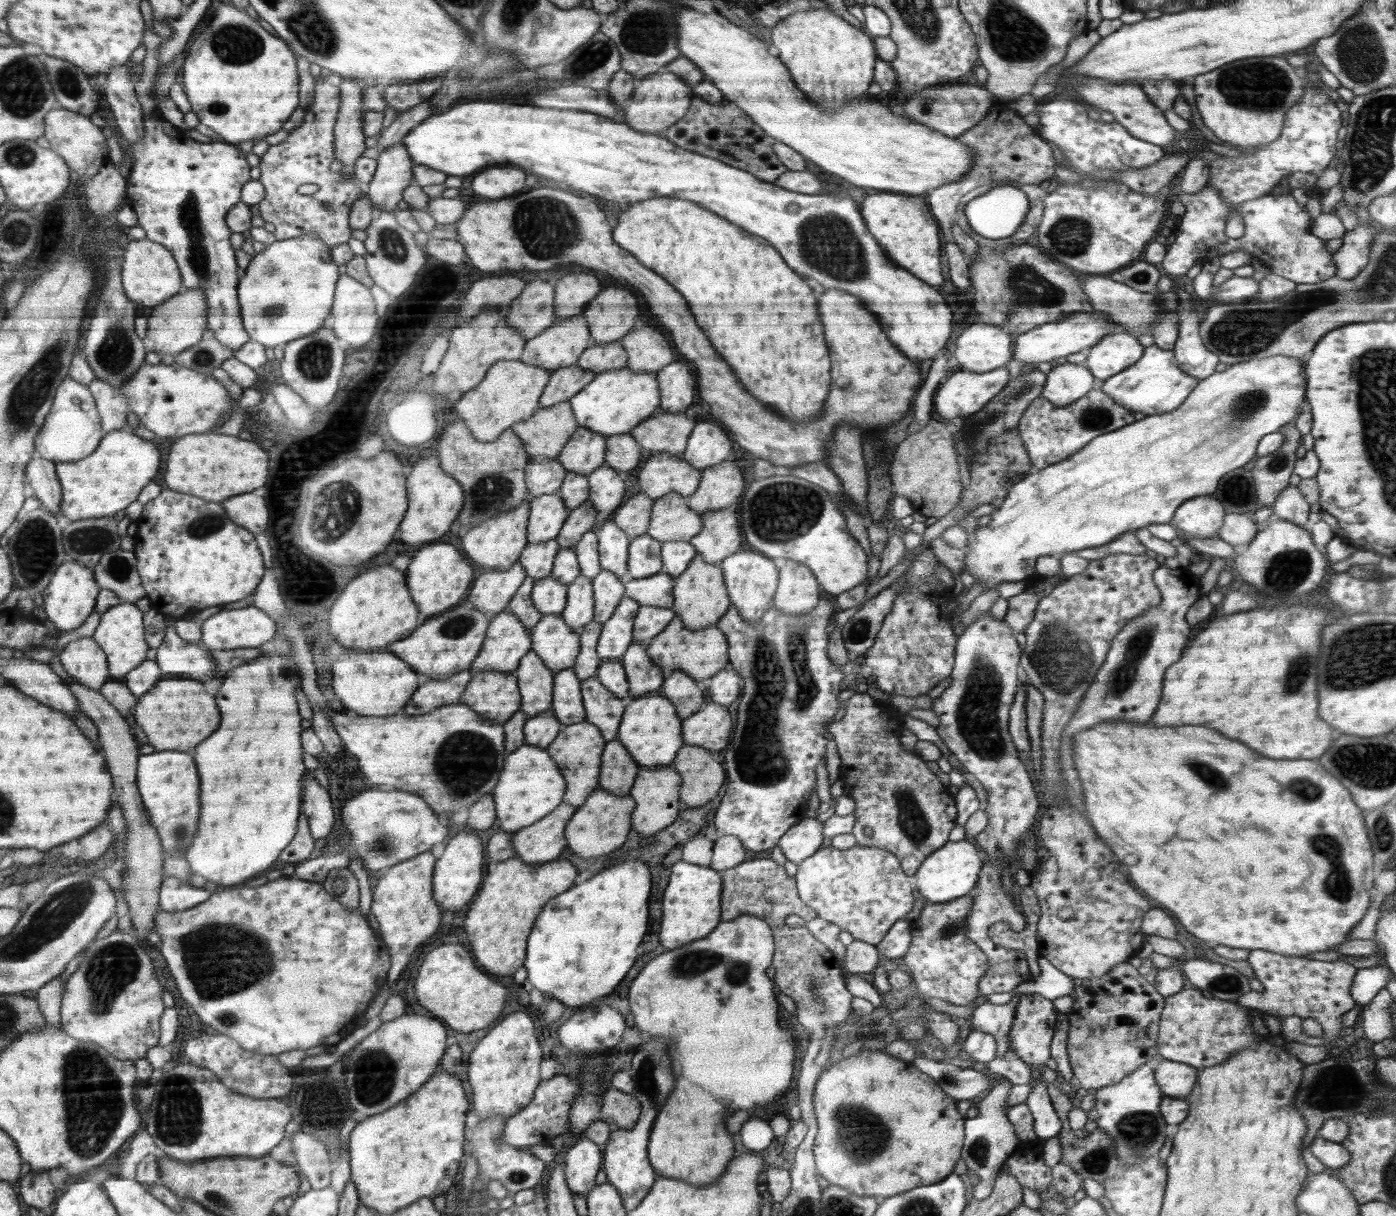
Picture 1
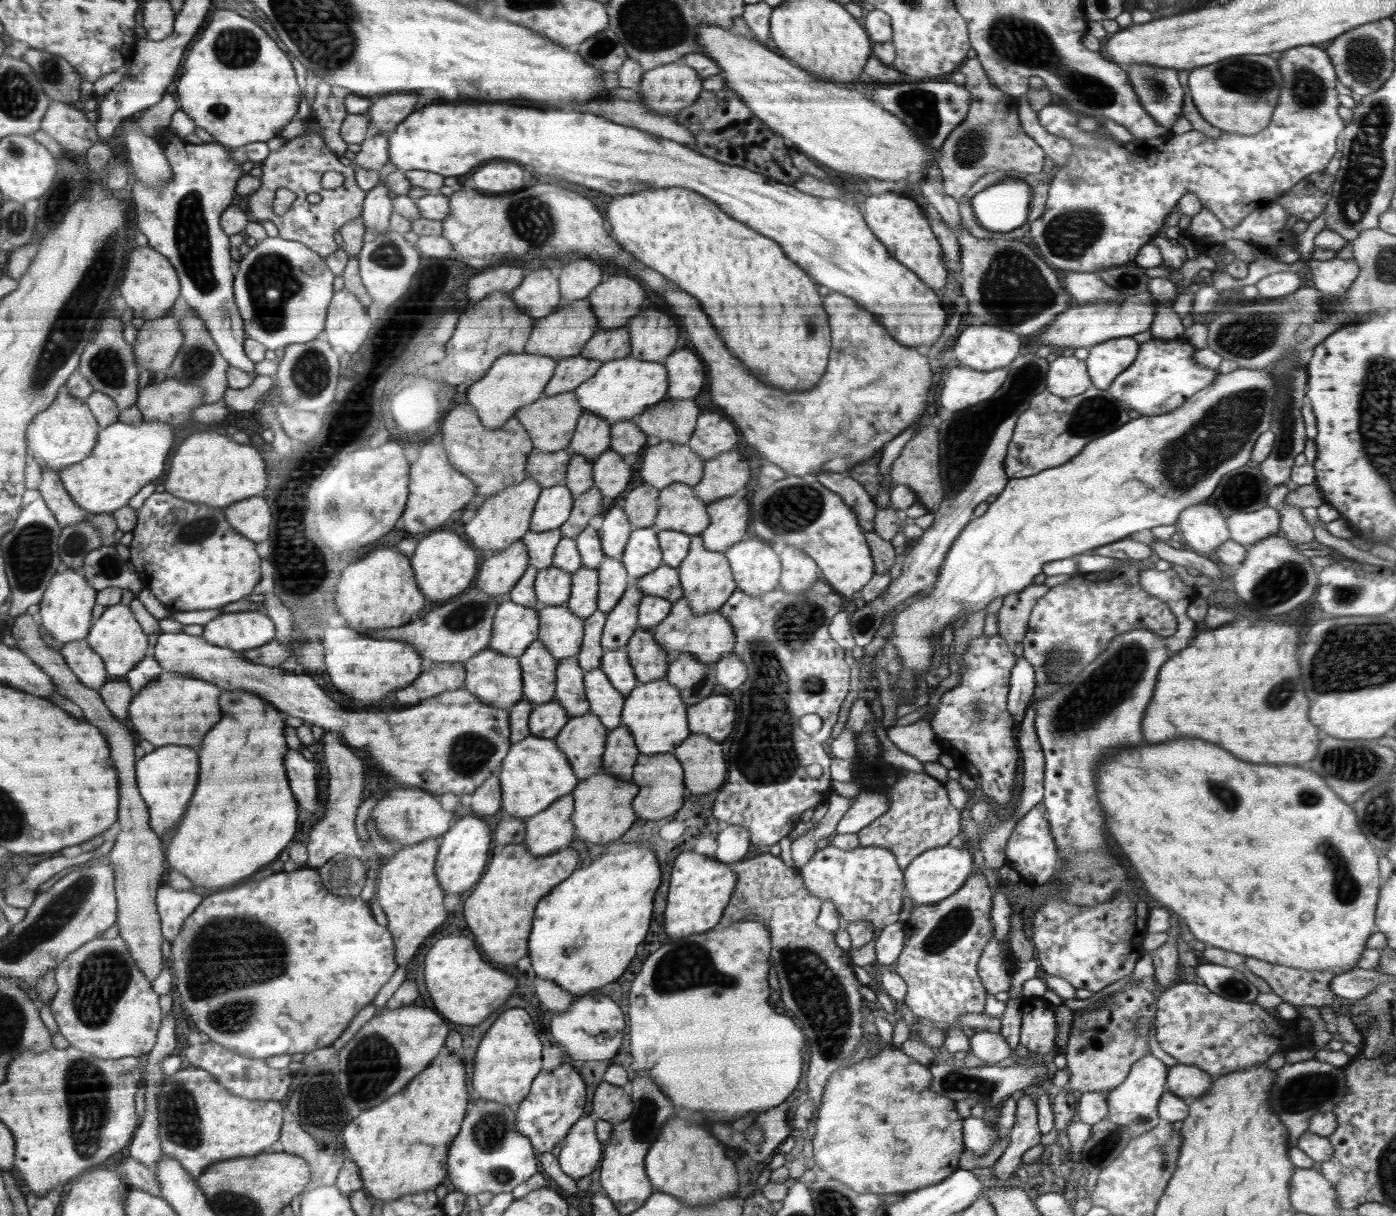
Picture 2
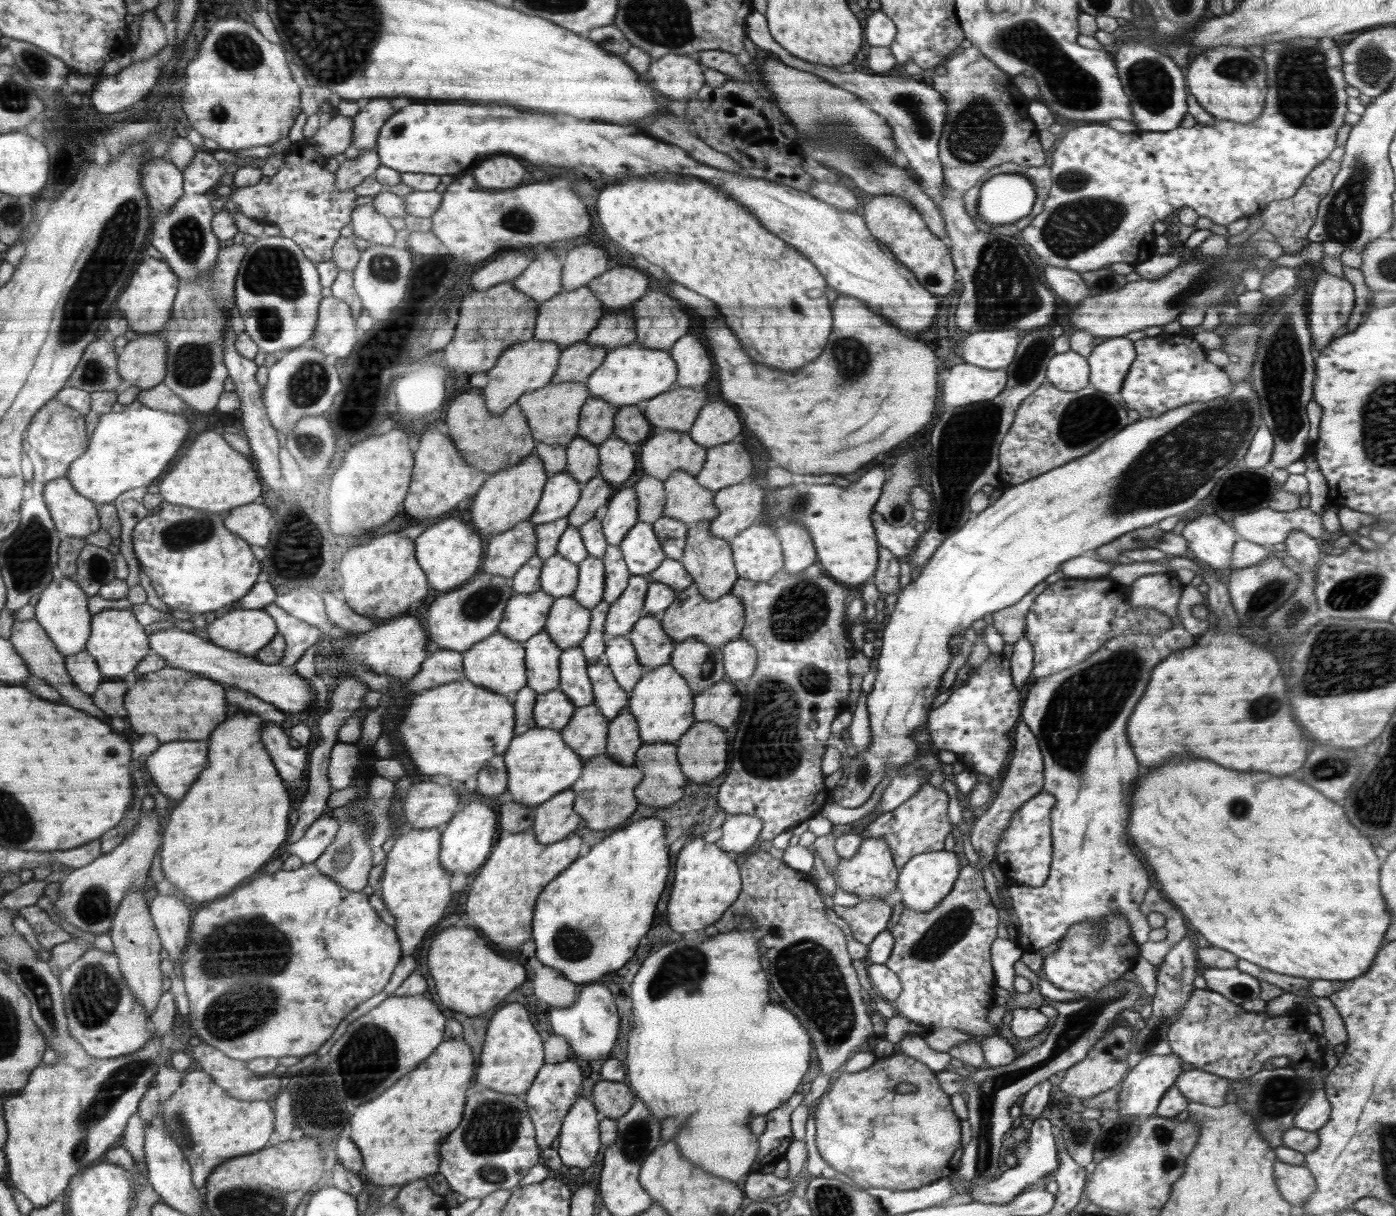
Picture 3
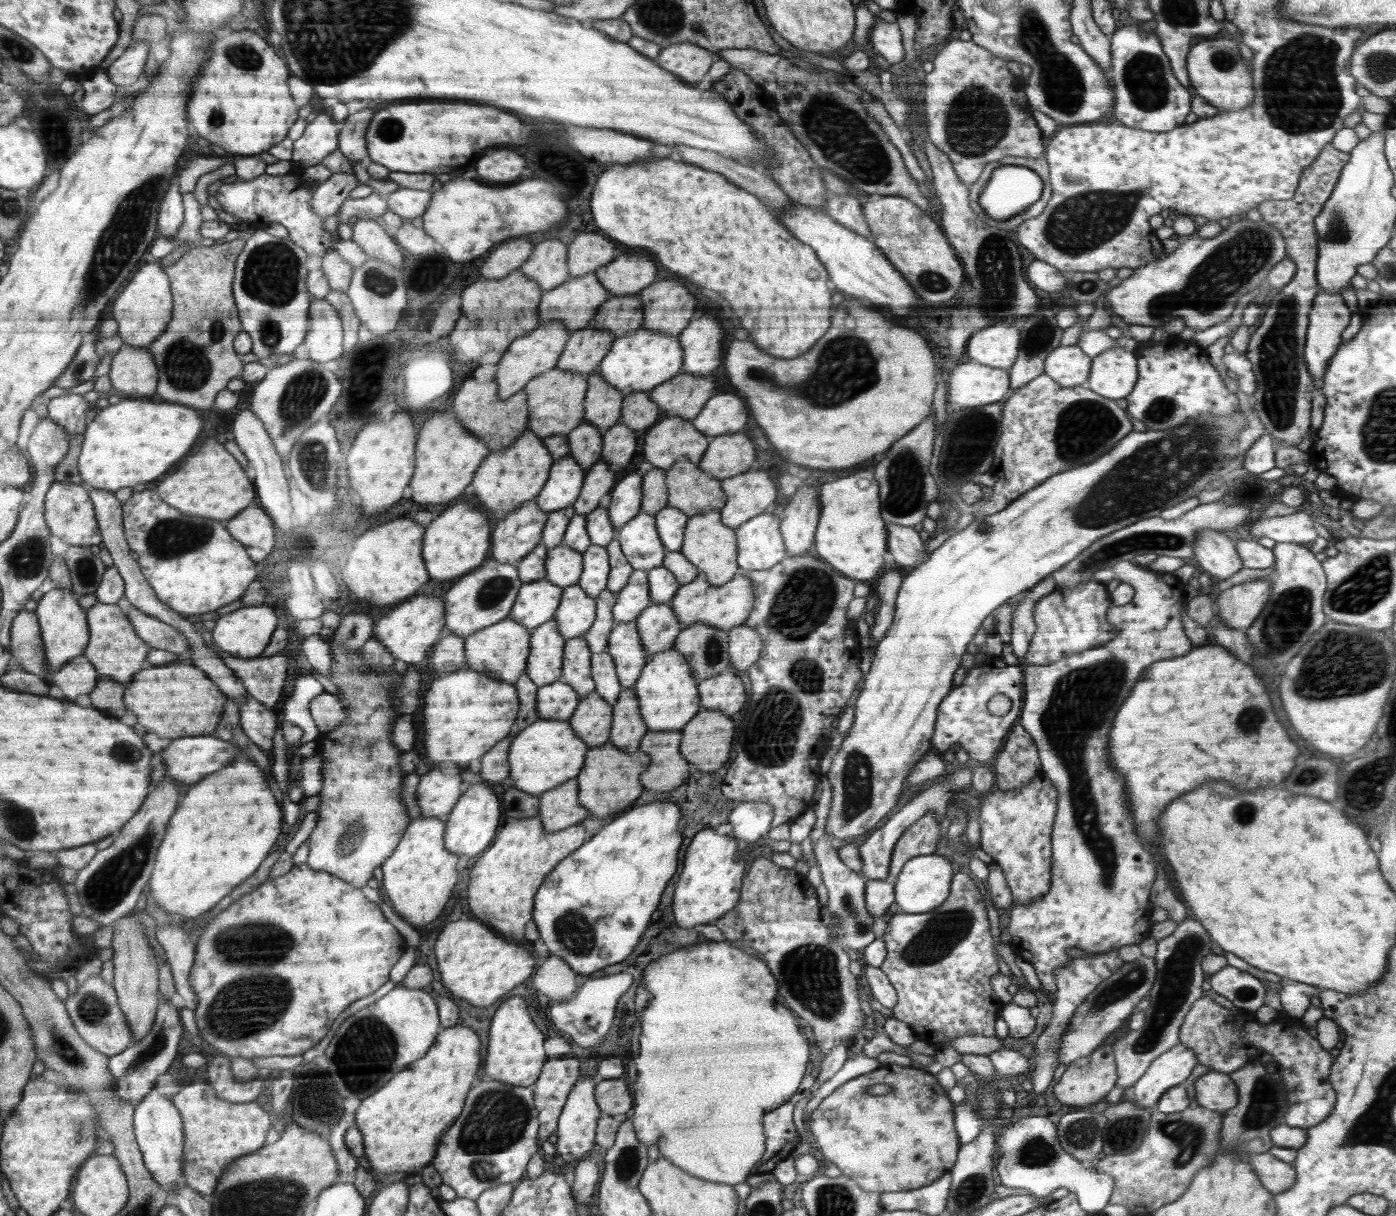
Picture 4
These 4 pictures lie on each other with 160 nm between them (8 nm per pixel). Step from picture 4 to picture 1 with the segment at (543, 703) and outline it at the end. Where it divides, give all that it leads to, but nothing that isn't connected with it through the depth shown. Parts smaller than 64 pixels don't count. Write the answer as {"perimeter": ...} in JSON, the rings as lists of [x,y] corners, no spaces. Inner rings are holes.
{"perimeter":[[[549,709],[527,719],[523,726],[524,742],[545,749],[558,738],[563,727],[553,709]]]}

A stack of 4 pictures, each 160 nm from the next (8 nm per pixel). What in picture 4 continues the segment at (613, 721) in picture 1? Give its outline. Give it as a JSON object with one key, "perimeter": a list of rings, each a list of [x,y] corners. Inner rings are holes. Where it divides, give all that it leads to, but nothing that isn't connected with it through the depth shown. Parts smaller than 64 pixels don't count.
{"perimeter":[[[607,650],[600,654],[591,654],[591,677],[595,682],[595,692],[614,706],[620,699],[623,686],[619,683],[615,661]]]}

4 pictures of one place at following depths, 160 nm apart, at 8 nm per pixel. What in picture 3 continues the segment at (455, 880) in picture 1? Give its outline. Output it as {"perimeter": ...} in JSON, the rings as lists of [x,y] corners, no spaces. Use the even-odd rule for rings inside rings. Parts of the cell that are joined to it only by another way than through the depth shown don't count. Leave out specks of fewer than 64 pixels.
{"perimeter":[[[473,800],[471,803],[464,807],[462,812],[456,814],[451,822],[443,826],[443,846],[440,851],[440,864],[443,868],[447,868],[448,872],[464,872],[464,874],[472,874],[476,868],[482,867],[484,862],[487,862],[486,856],[493,850],[494,832],[496,832],[496,814],[494,810],[488,806],[487,803],[482,801]]]}

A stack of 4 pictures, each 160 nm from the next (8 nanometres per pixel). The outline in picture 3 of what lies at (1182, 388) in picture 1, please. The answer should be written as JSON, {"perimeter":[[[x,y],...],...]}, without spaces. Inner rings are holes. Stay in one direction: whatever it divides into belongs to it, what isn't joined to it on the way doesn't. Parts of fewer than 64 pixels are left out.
{"perimeter":[[[1189,333],[1161,334],[1157,337],[1145,337],[1134,342],[1136,358],[1125,374],[1118,395],[1130,410],[1135,410],[1142,418],[1158,418],[1168,410],[1192,404],[1208,402],[1214,398],[1224,398],[1232,390],[1233,382],[1229,374],[1219,366],[1206,360],[1205,349]]]}

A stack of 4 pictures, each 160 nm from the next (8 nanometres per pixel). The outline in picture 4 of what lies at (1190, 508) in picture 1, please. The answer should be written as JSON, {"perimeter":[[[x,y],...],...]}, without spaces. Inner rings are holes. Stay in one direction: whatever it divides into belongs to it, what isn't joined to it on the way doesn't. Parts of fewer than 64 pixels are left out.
{"perimeter":[[[1202,530],[1193,544],[1193,556],[1199,564],[1199,569],[1207,572],[1215,581],[1223,581],[1242,570],[1243,564],[1238,556],[1236,547],[1230,538],[1222,532],[1212,532],[1212,530]]]}

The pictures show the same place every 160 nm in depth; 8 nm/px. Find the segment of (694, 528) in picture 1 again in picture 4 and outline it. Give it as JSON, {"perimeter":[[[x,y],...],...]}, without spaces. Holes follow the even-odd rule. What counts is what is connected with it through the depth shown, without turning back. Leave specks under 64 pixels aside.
{"perimeter":[[[689,458],[679,459],[667,471],[667,506],[681,510],[689,517],[704,514],[712,510],[721,510],[727,504],[727,493],[723,491],[722,482],[708,475]]]}

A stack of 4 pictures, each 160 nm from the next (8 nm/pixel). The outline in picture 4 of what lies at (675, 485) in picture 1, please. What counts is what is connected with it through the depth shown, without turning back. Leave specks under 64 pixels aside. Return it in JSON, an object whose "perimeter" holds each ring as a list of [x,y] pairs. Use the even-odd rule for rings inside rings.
{"perimeter":[[[672,416],[661,417],[644,441],[646,462],[664,472],[686,456],[692,464],[698,465],[710,447],[710,438],[696,430],[692,422]]]}

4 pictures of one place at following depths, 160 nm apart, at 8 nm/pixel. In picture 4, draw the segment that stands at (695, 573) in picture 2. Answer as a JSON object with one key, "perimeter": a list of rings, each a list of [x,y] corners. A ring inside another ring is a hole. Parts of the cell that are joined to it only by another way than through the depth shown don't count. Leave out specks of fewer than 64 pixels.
{"perimeter":[[[720,510],[689,517],[685,526],[681,552],[685,559],[698,569],[699,574],[706,575],[708,584],[712,586],[723,586],[740,570],[737,565],[735,529],[723,524]]]}

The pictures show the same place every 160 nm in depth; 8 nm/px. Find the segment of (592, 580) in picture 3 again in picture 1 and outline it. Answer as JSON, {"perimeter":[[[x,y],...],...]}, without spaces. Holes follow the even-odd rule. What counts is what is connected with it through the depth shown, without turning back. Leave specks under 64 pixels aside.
{"perimeter":[[[580,574],[568,588],[567,606],[561,615],[572,630],[580,631],[593,621],[593,583]]]}

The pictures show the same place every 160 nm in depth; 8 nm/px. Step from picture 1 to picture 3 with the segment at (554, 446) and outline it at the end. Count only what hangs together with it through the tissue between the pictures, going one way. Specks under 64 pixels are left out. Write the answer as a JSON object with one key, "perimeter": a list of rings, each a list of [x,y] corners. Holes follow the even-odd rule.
{"perimeter":[[[551,382],[539,390],[532,390],[520,397],[517,404],[524,412],[531,436],[536,442],[548,445],[568,445],[579,435],[579,418],[583,405],[590,398],[590,389],[581,382]]]}

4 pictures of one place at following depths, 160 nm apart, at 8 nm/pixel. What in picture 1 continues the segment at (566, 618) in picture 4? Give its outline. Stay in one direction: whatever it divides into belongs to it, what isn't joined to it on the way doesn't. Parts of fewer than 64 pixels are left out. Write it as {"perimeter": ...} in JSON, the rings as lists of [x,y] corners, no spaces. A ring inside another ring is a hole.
{"perimeter":[[[544,614],[531,630],[531,650],[538,653],[543,663],[555,674],[573,668],[580,650],[579,631],[572,630],[561,614]]]}

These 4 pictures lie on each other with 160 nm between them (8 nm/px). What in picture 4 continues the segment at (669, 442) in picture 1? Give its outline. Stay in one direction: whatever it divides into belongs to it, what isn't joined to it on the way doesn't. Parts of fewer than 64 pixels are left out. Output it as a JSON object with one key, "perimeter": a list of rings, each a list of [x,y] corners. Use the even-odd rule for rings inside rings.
{"perimeter":[[[680,372],[648,393],[650,401],[658,405],[661,417],[680,417],[691,422],[714,397],[714,388],[714,382],[704,376]]]}

